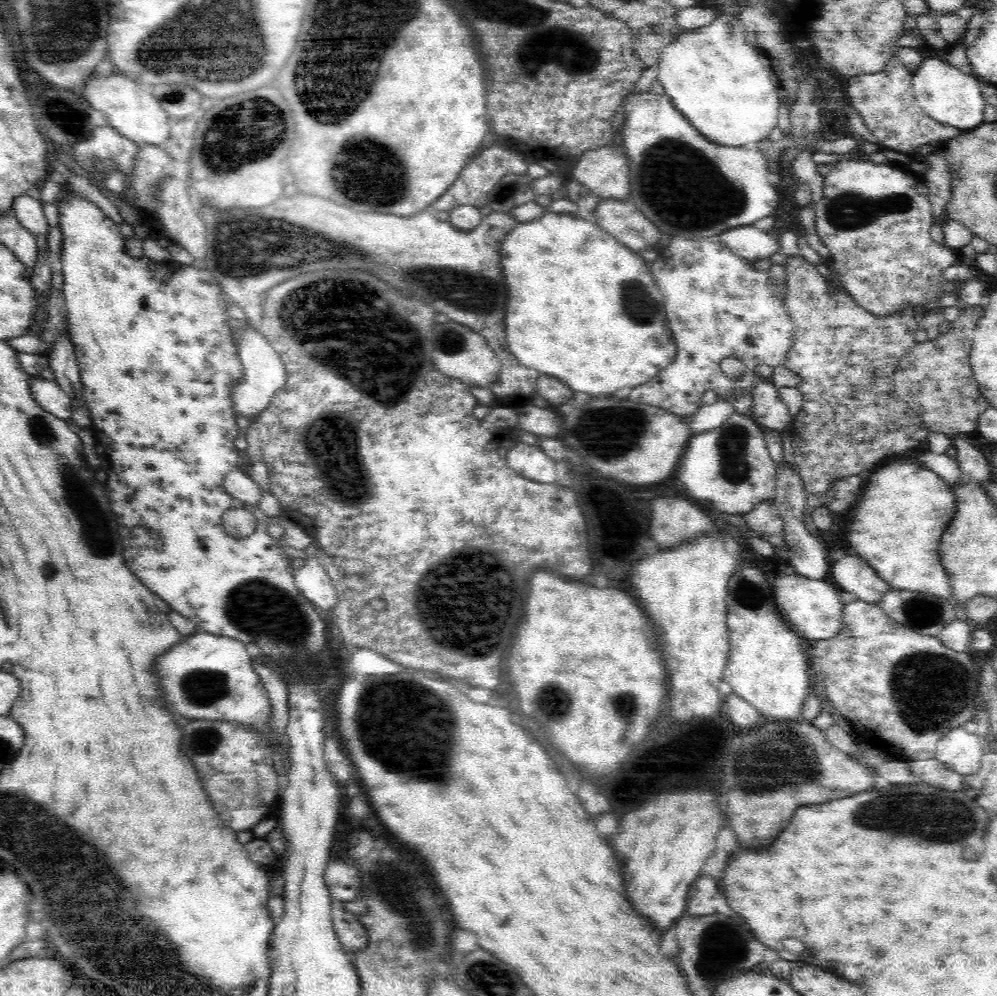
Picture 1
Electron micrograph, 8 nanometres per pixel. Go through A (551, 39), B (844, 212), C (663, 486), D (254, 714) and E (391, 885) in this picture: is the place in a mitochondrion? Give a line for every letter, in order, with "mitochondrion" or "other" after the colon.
A: mitochondrion
B: mitochondrion
C: other
D: other
E: mitochondrion

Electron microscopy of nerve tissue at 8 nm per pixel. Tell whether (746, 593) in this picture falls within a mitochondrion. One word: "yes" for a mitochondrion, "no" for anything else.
yes

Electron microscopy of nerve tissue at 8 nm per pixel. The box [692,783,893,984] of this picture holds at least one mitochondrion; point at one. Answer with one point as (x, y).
(708, 963)

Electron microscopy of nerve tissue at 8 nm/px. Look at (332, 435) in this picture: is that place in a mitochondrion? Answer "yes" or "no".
yes

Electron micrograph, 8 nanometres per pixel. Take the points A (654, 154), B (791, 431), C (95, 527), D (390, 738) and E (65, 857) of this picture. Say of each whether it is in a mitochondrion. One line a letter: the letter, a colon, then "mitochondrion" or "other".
A: mitochondrion
B: other
C: mitochondrion
D: mitochondrion
E: mitochondrion

